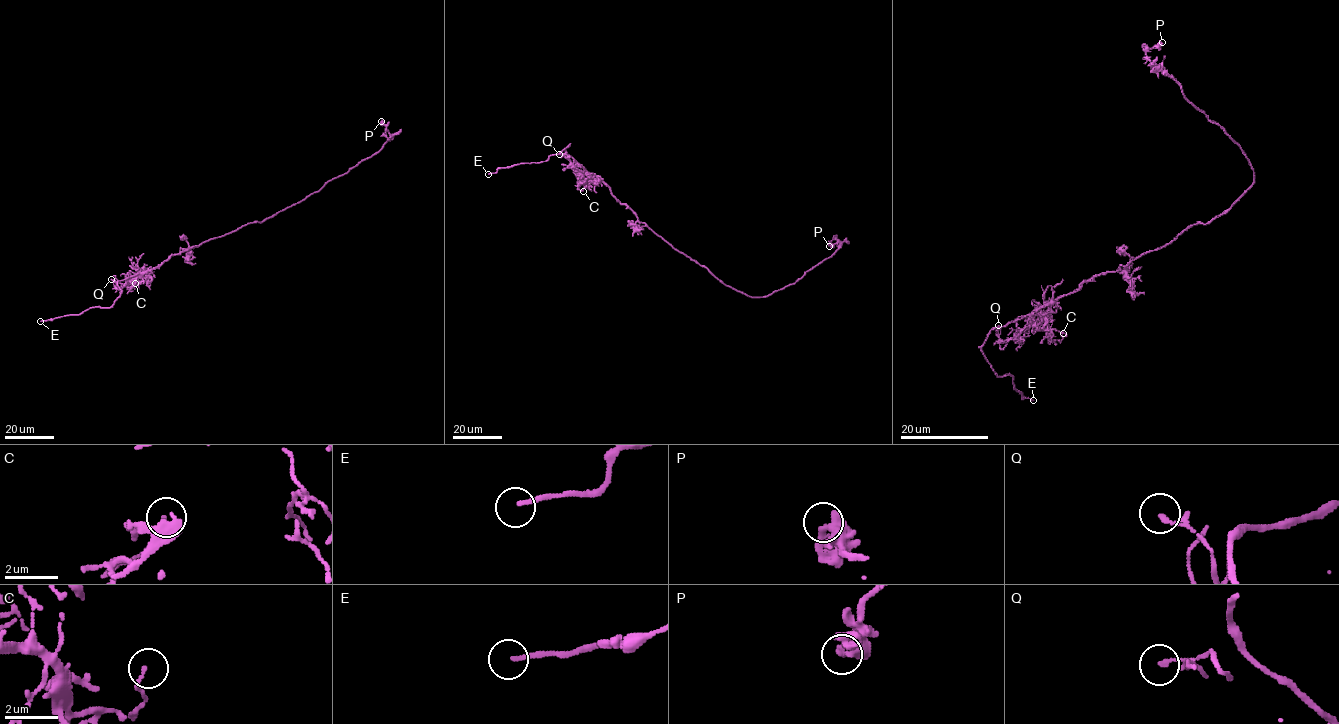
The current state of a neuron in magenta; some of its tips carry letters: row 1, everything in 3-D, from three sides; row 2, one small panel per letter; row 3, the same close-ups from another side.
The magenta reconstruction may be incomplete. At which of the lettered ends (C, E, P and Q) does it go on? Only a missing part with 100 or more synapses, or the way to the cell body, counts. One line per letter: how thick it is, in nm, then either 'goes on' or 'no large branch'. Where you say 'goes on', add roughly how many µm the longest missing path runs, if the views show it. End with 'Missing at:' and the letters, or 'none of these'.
C: 160 nm thick; no large branch
E: 150 nm thick; goes on; about 10 µm are missing
P: 440 nm thick; no large branch
Q: 120 nm thick; no large branch
Missing at: E

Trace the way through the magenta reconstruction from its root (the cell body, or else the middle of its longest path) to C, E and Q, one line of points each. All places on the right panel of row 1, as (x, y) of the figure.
C: (1156, 249), (1115, 271), (1096, 274), (1033, 313), (1034, 324), (1051, 341), (1060, 341), (1063, 333)
E: (1156, 249), (990, 331), (981, 346), (984, 356), (998, 376), (1011, 375), (1013, 388), (1033, 400)
Q: (1156, 249), (1040, 307), (1012, 337), (1002, 341), (996, 333), (998, 325)

